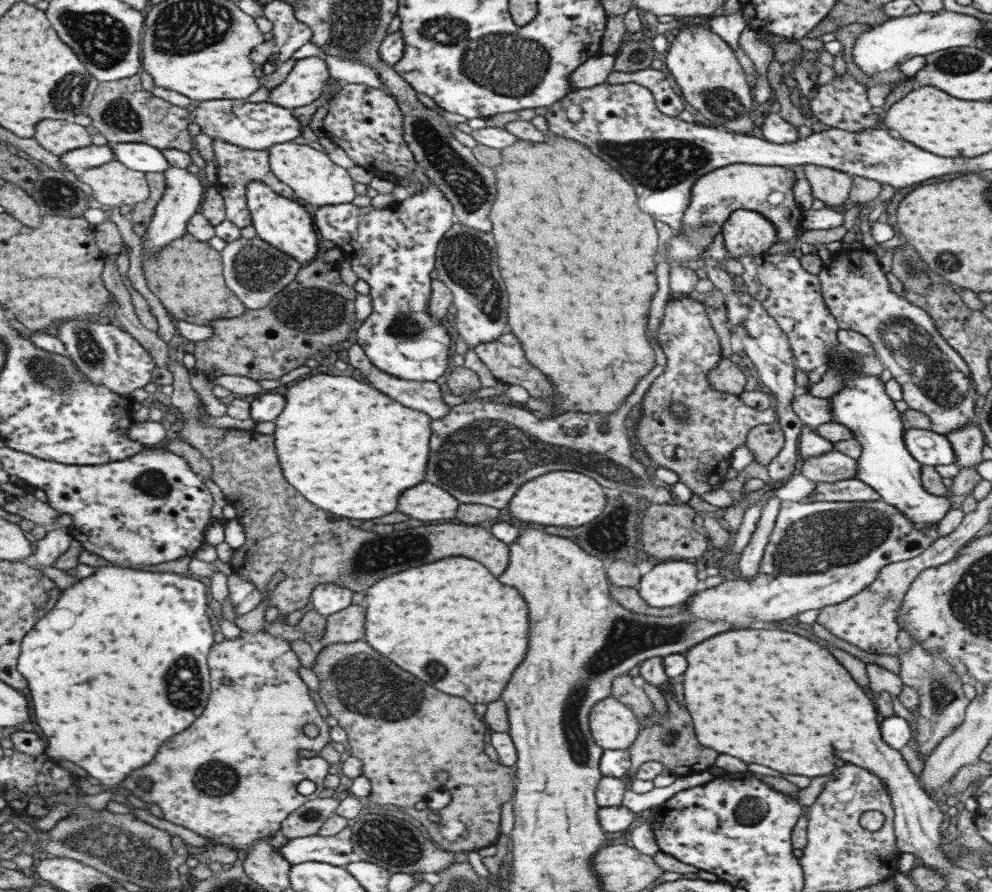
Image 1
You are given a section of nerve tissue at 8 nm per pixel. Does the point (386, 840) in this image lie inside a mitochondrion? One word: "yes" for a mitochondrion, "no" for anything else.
yes

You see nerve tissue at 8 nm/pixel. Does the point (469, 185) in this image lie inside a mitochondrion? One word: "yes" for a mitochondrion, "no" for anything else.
yes

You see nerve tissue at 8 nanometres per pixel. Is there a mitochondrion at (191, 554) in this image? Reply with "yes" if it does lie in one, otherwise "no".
no

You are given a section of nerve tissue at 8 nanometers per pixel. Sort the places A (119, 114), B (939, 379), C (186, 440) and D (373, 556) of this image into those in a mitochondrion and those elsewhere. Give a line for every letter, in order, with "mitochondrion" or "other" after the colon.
A: mitochondrion
B: mitochondrion
C: other
D: mitochondrion

